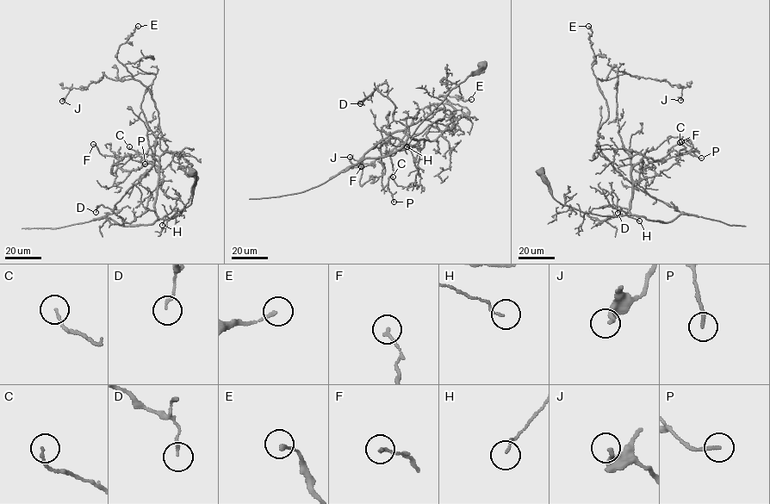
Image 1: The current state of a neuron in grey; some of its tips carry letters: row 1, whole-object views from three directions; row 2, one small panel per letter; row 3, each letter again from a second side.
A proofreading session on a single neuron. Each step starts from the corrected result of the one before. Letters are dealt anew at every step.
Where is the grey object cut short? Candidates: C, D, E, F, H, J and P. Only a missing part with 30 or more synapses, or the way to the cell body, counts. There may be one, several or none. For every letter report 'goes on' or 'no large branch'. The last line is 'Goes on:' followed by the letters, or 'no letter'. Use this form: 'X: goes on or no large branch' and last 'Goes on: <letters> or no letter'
C: no large branch
D: no large branch
E: no large branch
F: no large branch
H: no large branch
J: no large branch
P: no large branch
Goes on: no letter

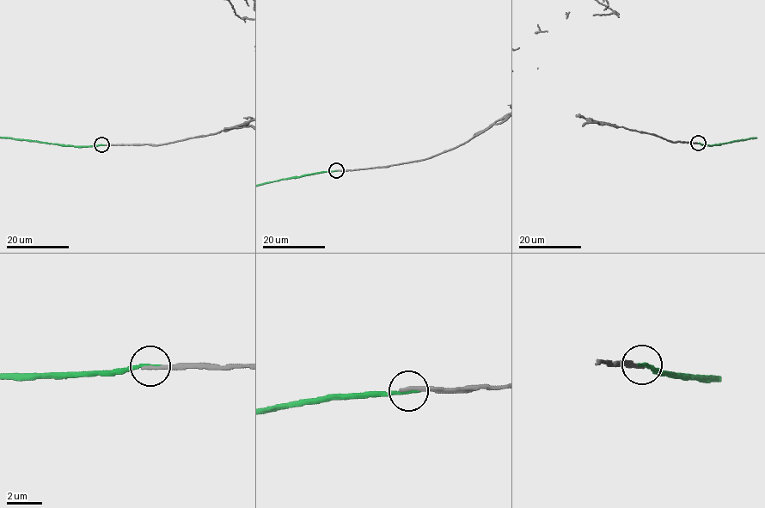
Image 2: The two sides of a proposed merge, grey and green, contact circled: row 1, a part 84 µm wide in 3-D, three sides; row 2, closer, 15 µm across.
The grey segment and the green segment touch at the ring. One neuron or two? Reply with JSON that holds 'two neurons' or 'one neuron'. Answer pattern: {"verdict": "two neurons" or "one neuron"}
{"verdict": "one neuron"}

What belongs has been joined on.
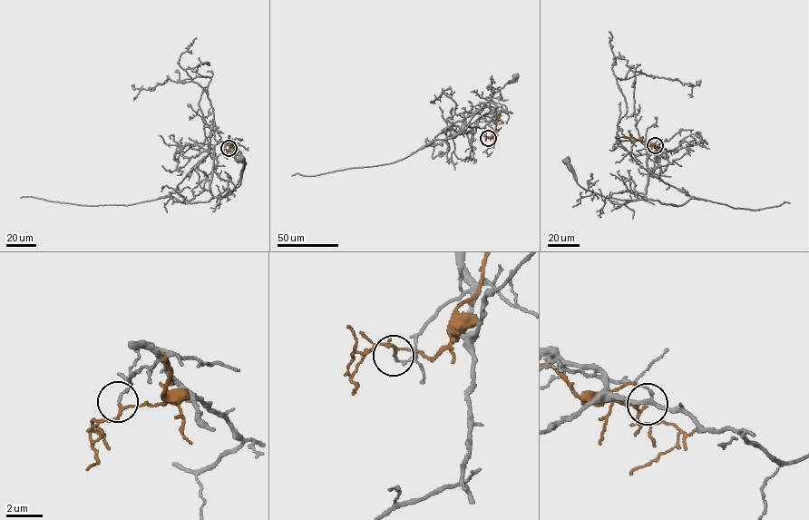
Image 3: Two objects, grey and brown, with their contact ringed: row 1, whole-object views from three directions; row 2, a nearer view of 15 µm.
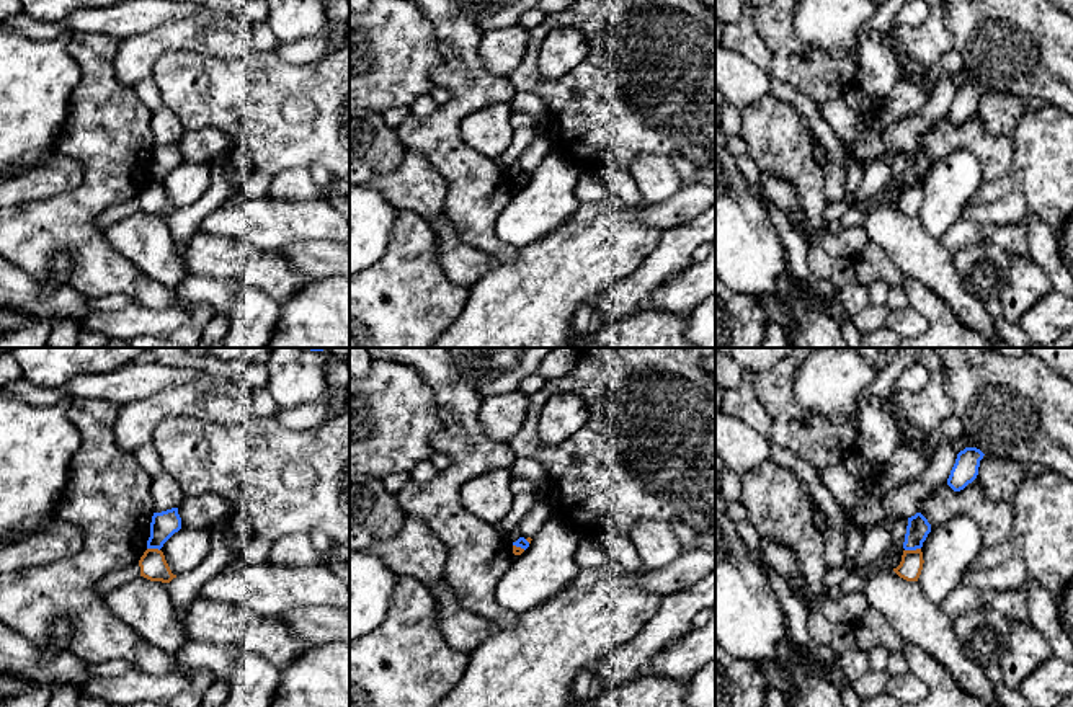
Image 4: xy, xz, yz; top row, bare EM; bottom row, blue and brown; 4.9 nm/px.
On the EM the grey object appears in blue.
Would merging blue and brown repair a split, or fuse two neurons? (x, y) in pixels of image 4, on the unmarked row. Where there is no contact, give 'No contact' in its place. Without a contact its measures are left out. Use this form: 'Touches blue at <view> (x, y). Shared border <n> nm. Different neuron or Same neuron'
Touches blue at yz (912, 183). Shared border 80 nm. Different neuron

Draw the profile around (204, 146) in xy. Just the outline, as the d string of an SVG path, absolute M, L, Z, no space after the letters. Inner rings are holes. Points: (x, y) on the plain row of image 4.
M217 129L185 131L178 140L181 162L211 163L232 149L232 137Z

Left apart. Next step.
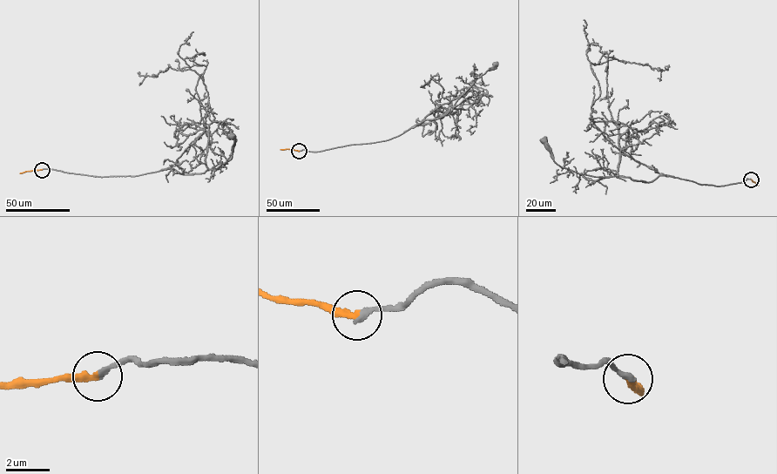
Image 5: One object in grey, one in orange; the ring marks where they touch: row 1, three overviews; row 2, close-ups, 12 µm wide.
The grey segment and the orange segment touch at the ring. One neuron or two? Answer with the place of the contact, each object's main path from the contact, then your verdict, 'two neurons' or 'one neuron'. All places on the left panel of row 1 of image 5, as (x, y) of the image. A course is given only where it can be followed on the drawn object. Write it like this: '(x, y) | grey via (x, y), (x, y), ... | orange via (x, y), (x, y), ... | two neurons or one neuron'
(42, 170) | grey via (42, 169), (99, 177), (136, 176), (172, 168), (183, 174), (204, 173), (229, 160), (233, 137) | orange via (42, 170), (20, 173) | one neuron

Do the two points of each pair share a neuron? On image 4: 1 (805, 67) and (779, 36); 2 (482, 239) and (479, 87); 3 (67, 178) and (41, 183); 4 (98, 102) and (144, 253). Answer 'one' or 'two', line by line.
1: one
2: one
3: one
4: two

